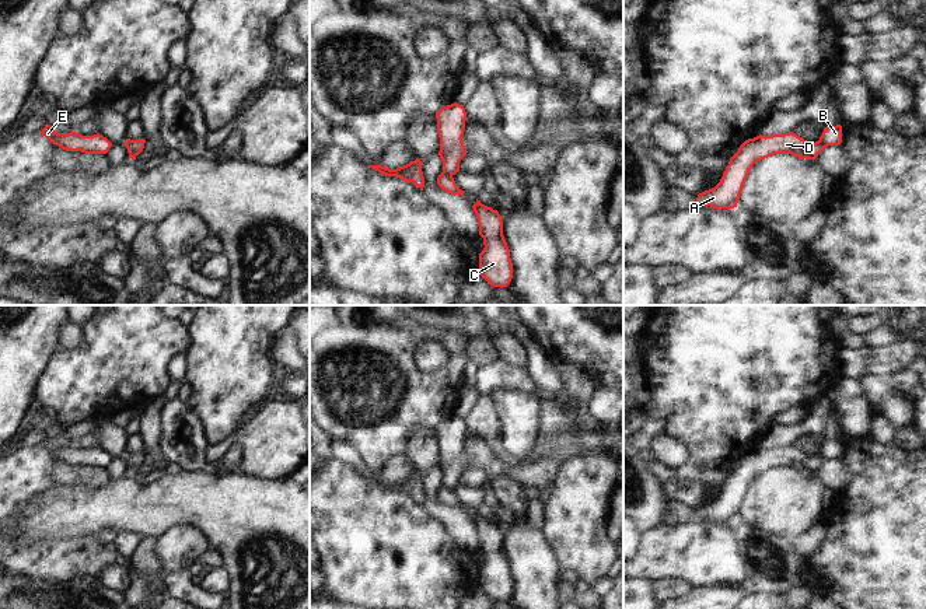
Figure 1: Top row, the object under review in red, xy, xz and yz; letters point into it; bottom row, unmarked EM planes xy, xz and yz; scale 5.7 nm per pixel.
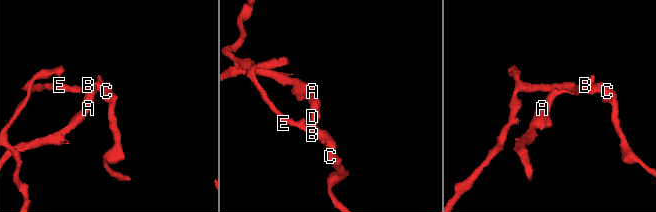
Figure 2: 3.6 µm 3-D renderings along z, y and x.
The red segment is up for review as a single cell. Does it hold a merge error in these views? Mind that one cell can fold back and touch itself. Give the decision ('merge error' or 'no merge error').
merge error

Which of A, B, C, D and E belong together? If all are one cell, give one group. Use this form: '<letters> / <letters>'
A D / B C E

